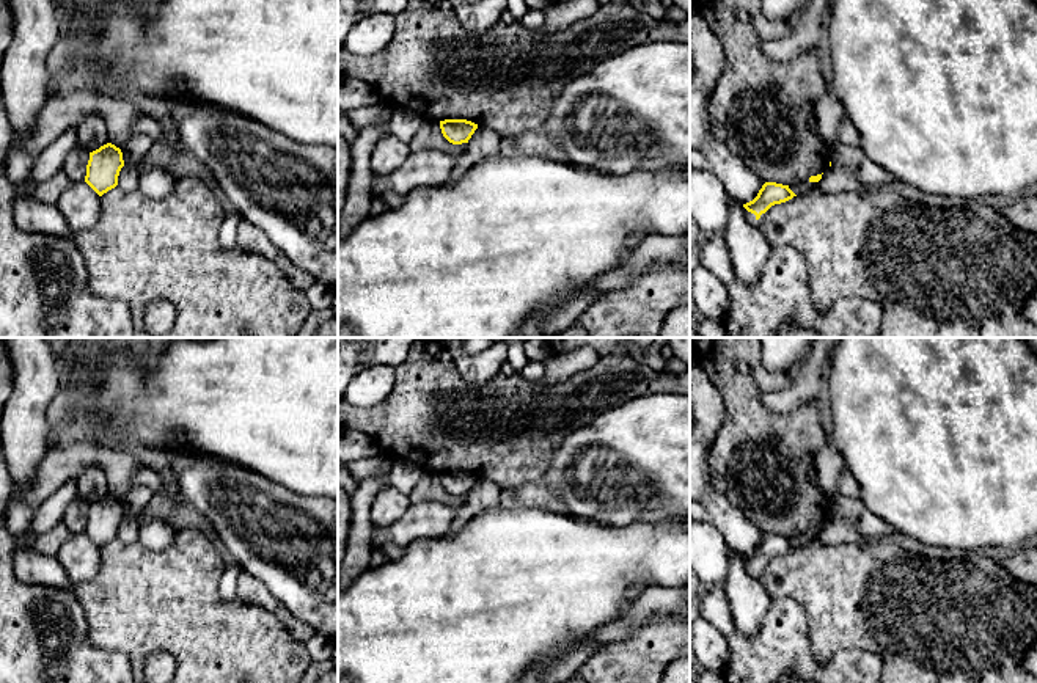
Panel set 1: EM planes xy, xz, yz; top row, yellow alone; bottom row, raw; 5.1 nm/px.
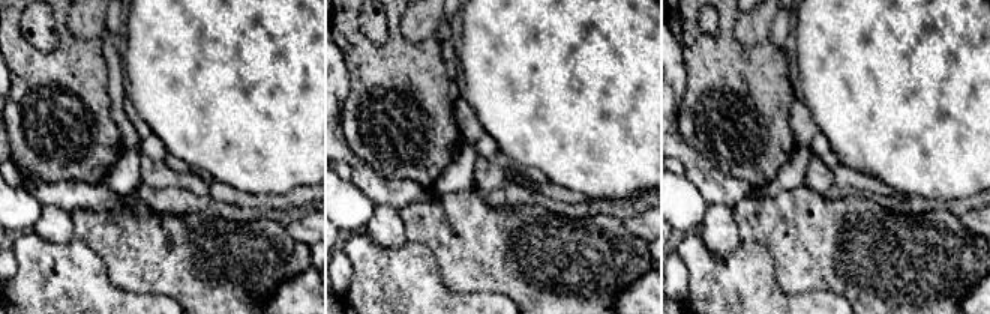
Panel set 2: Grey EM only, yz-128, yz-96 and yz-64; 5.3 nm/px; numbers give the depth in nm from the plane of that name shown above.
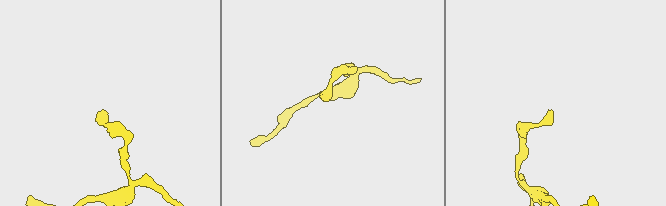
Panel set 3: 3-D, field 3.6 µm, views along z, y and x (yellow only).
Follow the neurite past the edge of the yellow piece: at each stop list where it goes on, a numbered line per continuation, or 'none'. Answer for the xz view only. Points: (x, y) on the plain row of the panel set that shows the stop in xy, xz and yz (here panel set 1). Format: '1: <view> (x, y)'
none

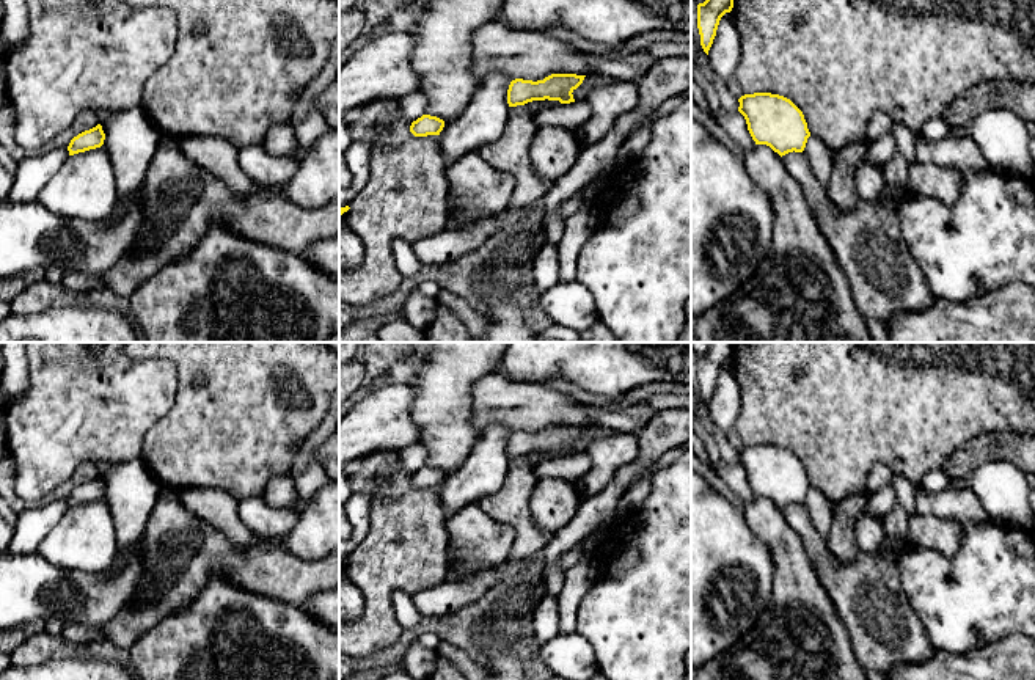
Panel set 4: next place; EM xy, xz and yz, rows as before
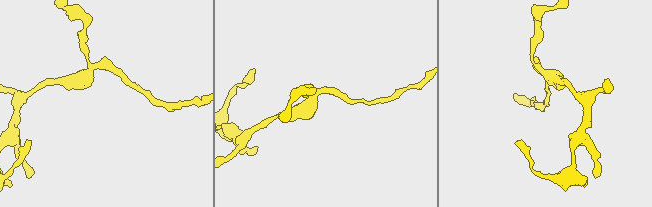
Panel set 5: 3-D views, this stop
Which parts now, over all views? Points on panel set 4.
none

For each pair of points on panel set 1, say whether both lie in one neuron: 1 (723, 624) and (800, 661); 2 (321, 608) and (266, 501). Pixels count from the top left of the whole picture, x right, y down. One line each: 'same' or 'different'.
1: same
2: same

